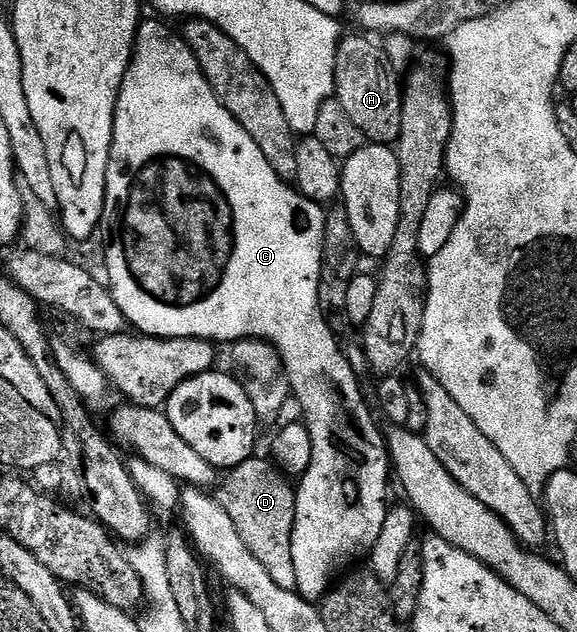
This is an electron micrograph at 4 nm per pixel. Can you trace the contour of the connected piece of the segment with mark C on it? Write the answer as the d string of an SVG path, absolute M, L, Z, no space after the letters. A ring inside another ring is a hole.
M143 19L138 26L138 35L134 42L134 55L131 59L128 70L122 79L122 89L118 91L118 104L114 108L114 137L112 138L112 150L110 151L110 161L108 162L108 174L106 175L106 214L104 217L105 227L110 227L110 245L106 248L106 272L110 275L108 279L108 287L110 293L116 298L116 306L120 306L122 315L125 316L127 325L133 326L135 324L137 331L144 336L200 336L203 338L209 337L211 334L209 324L214 324L215 341L226 340L225 342L233 342L236 340L267 340L271 346L280 354L280 358L286 367L286 373L290 379L290 391L296 399L300 400L300 406L303 407L302 420L304 427L308 430L308 434L312 438L312 462L308 466L308 470L300 477L300 483L296 488L296 495L298 501L296 502L296 522L292 530L292 562L296 566L296 582L297 593L303 600L311 602L318 602L325 597L326 593L332 587L332 581L339 575L338 571L342 568L342 563L345 560L354 560L358 555L369 553L370 549L374 547L376 538L380 538L380 530L384 530L384 518L388 511L388 503L386 504L386 483L392 480L392 463L386 447L386 438L383 435L383 429L380 427L379 421L375 419L375 413L372 411L371 405L366 403L360 392L360 379L353 373L352 367L349 366L348 361L344 358L344 354L338 345L339 337L330 329L330 324L326 321L326 316L322 313L322 308L318 305L318 283L322 280L322 264L324 265L324 226L322 220L326 217L323 205L316 201L307 200L298 191L297 187L291 186L287 181L278 177L276 170L272 170L272 166L268 166L268 158L264 158L264 153L261 152L260 146L256 146L256 142L252 142L252 137L248 135L248 130L244 130L244 126L240 126L240 122L236 122L236 118L232 118L232 114L228 114L228 110L216 98L216 94L212 90L212 86L208 86L208 82L202 73L200 62L196 62L196 58L192 54L192 50L187 46L185 40L177 31L173 32L170 28L165 28L158 20Z

